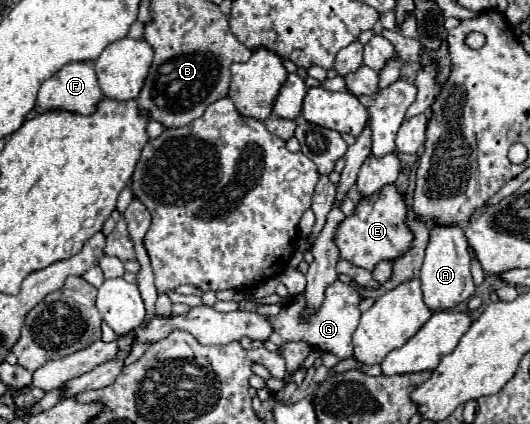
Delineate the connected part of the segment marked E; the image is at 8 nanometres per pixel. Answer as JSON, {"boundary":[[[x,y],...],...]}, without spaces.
{"boundary":[[[386,186],[378,194],[362,198],[356,206],[356,214],[346,218],[336,232],[340,256],[366,270],[372,270],[380,260],[394,260],[402,256],[412,246],[412,232],[408,230],[404,220],[406,204],[402,196],[396,192],[396,186]]]}

